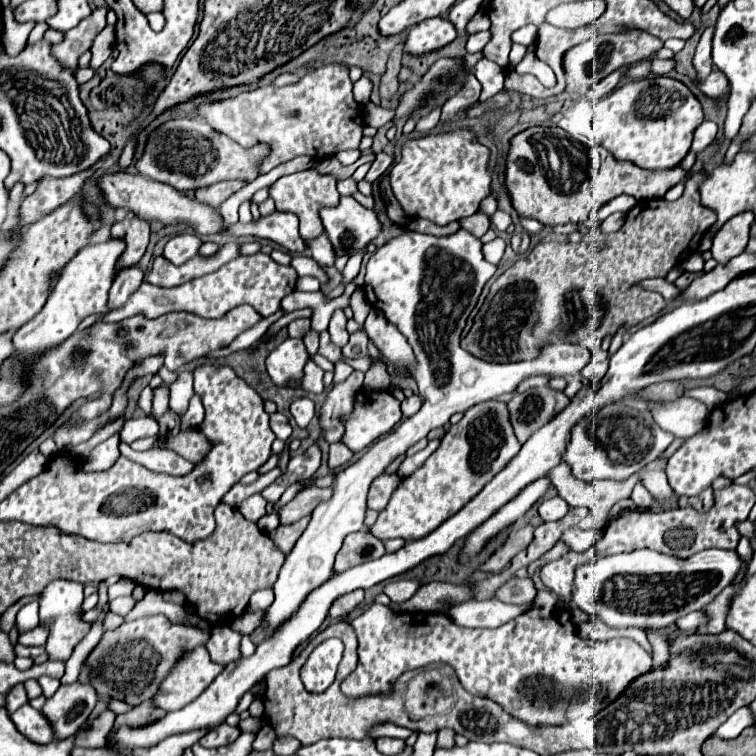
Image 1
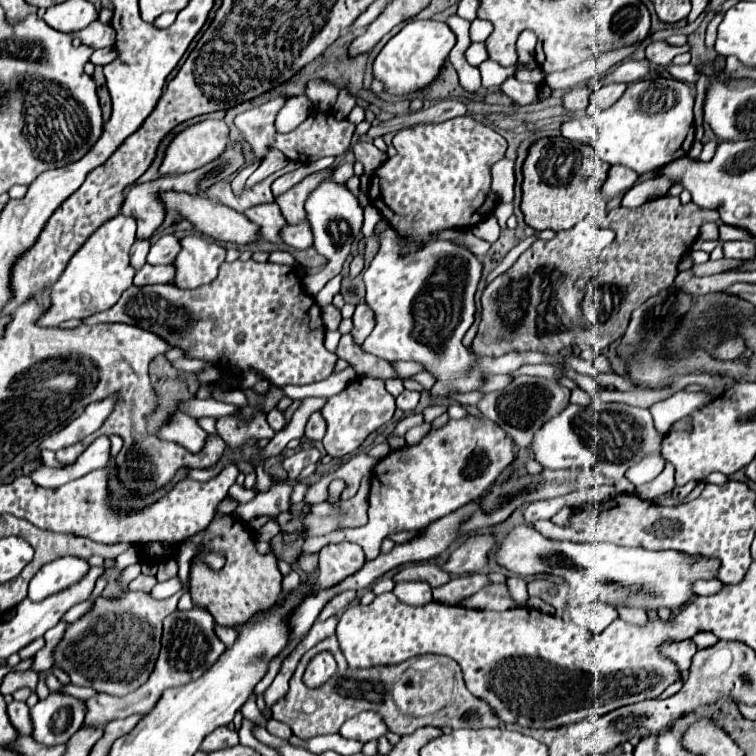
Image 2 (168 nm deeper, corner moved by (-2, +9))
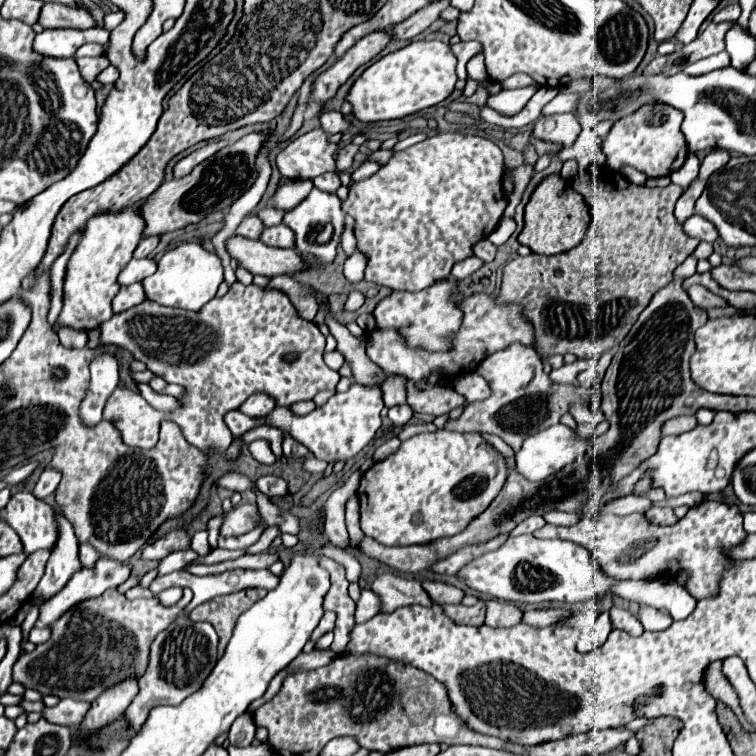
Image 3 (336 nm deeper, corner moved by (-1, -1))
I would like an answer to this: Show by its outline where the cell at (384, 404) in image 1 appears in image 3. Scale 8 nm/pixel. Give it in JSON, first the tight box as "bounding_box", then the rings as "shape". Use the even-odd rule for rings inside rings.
{"bounding_box":[224,384,384,462],"shape":[[[352,384],[348,392],[344,394],[334,394],[324,406],[316,408],[308,416],[294,416],[288,408],[274,408],[268,418],[248,418],[240,410],[232,410],[224,416],[226,426],[234,436],[242,436],[246,430],[260,426],[260,424],[270,424],[280,430],[290,430],[292,436],[308,446],[308,450],[318,458],[326,462],[346,462],[354,458],[358,452],[364,450],[364,446],[376,436],[376,432],[382,426],[380,412],[384,408],[382,400],[382,388],[362,388],[360,384]]]}

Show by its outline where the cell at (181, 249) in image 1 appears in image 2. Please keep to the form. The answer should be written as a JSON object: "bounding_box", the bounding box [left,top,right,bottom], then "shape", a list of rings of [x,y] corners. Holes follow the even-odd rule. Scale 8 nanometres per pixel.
{"bounding_box":[147,234,179,264],"shape":[[[173,234],[161,236],[149,250],[147,254],[147,264],[171,264],[173,258],[177,256],[177,246],[179,238]]]}

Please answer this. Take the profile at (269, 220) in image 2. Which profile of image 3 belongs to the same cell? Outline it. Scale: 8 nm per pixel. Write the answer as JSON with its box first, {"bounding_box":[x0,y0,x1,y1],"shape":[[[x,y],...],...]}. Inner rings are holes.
{"bounding_box":[236,214,266,238],"shape":[[[250,214],[250,216],[246,216],[246,218],[240,222],[240,226],[236,228],[236,234],[246,236],[246,238],[260,238],[260,232],[262,232],[264,228],[266,228],[266,226],[262,224],[262,220],[260,220],[256,214]]]}

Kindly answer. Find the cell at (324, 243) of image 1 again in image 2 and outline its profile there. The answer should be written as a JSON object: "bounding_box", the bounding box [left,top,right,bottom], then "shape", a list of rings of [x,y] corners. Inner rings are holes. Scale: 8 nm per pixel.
{"bounding_box":[281,222,313,250],"shape":[[[299,222],[295,226],[285,226],[281,230],[281,240],[291,246],[291,248],[299,248],[299,250],[305,250],[305,248],[311,248],[313,246],[313,236],[309,234],[309,224],[307,222]]]}

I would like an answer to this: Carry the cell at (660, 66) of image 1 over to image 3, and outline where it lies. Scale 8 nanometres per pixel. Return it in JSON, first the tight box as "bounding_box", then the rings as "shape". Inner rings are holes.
{"bounding_box":[542,92,580,114],"shape":[[[560,92],[550,104],[544,106],[542,114],[558,114],[558,112],[574,112],[576,110],[576,100],[580,100],[580,94],[568,94]]]}

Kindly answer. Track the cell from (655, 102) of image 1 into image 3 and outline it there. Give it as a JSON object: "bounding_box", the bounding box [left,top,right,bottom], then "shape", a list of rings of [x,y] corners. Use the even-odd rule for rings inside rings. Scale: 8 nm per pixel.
{"bounding_box":[602,104,688,178],"shape":[[[644,104],[644,108],[638,108],[632,116],[616,120],[612,130],[602,142],[602,152],[606,154],[606,166],[610,170],[632,166],[644,172],[648,178],[670,176],[684,164],[688,156],[688,146],[680,130],[682,118],[684,118],[682,112],[676,112],[676,108],[668,108],[666,104]]]}

